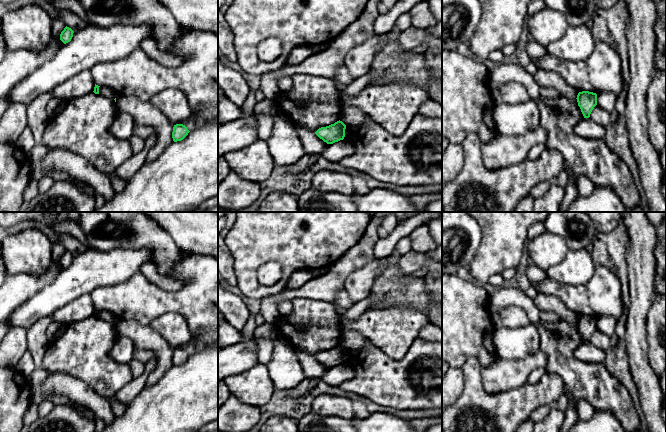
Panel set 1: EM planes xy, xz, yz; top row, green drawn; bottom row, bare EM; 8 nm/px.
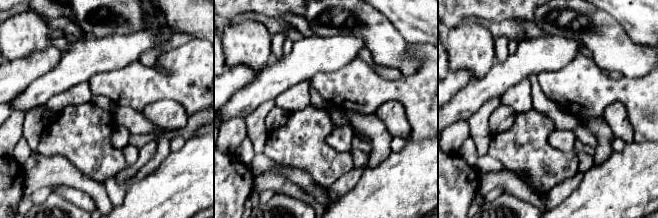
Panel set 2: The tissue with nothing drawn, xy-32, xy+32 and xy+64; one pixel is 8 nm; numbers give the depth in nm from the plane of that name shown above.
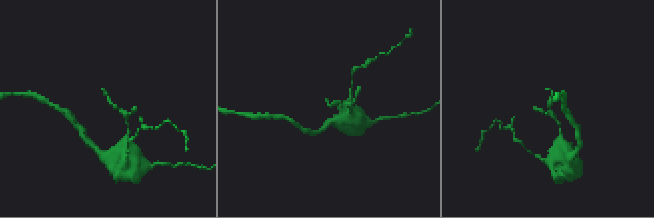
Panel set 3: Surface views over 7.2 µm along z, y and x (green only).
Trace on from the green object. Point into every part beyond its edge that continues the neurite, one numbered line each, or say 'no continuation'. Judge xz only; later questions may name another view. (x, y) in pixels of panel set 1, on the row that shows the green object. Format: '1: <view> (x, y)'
no continuation

